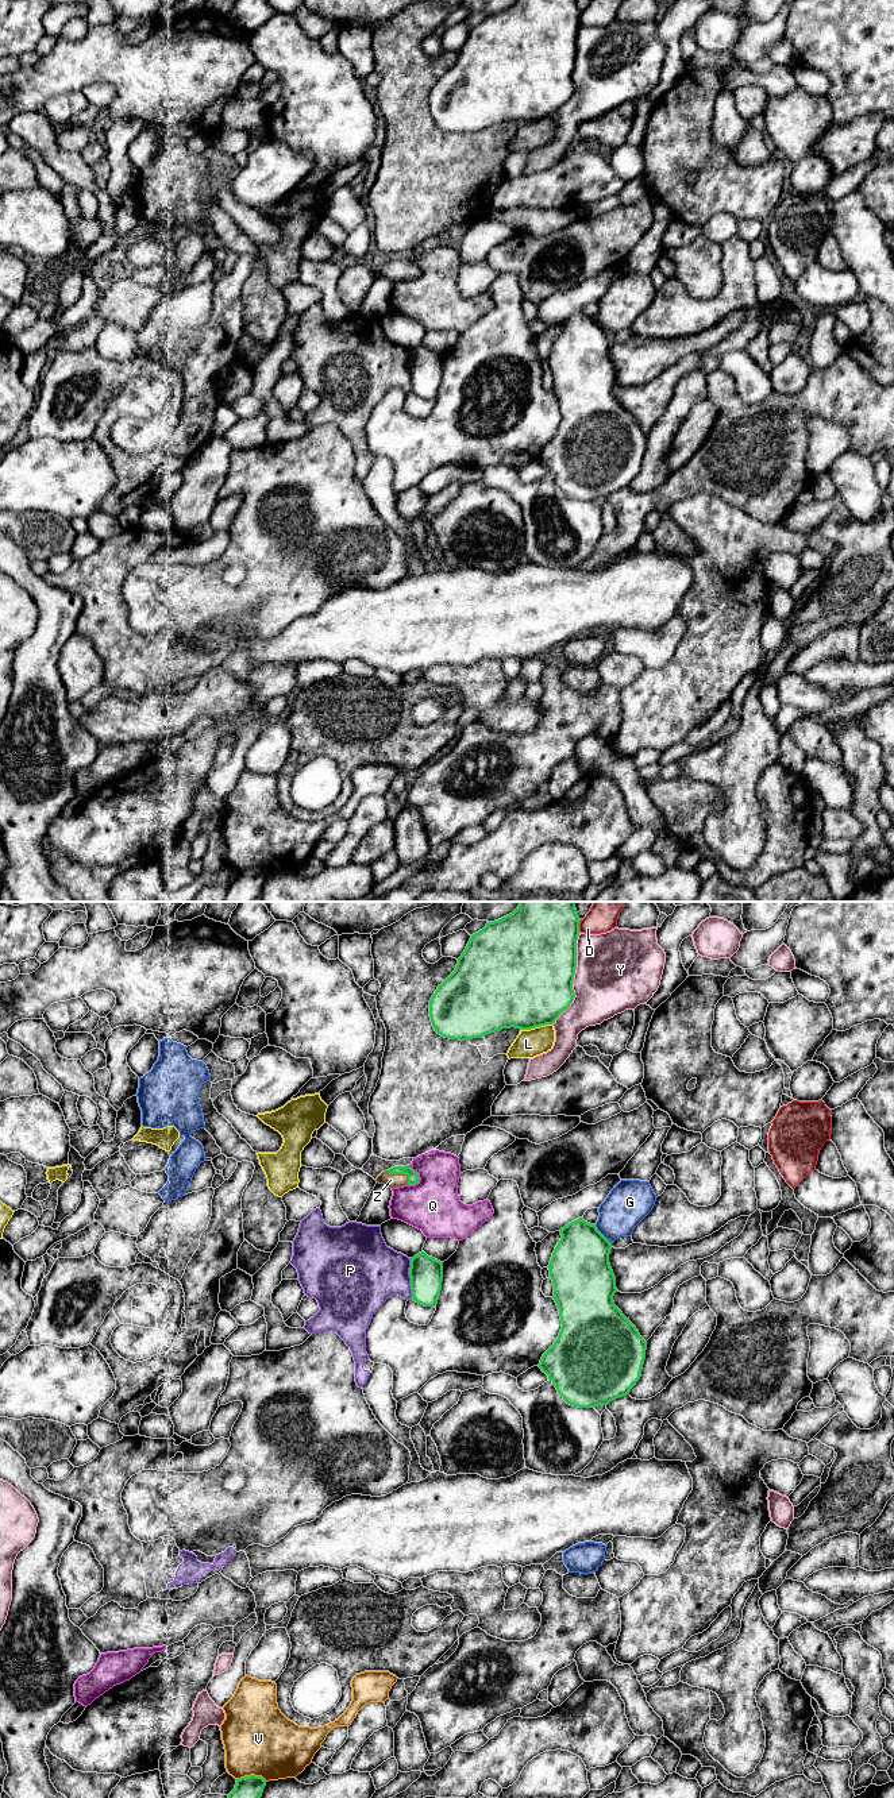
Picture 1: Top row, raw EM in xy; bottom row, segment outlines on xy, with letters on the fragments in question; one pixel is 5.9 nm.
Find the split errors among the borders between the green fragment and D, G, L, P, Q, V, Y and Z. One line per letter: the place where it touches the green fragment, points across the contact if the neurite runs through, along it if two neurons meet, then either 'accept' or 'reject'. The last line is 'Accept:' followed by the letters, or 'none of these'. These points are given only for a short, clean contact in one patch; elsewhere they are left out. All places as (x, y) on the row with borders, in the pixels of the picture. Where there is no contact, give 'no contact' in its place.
D: contact xy (578, 926); border xy (581, 919), (580, 932); reject
G: contact xy (601, 1234); reject
L: contact xy (536, 1026); reject
P: contact xy (411, 1278); reject
Q: contact xy (417, 1175); reject
V: contact xy (251, 1775); reject
Y: contact xy (573, 979); reject
Z: contact xy (401, 1173); way xy (413, 1179), (401, 1173), (390, 1180); accept
Accept: Z

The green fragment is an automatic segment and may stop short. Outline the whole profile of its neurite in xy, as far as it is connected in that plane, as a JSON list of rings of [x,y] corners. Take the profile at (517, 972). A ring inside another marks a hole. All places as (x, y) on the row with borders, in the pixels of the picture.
[[[520,902],[509,915],[473,934],[455,971],[429,1000],[438,1034],[470,1041],[502,1029],[554,1025],[573,1003],[579,917],[575,902]]]

